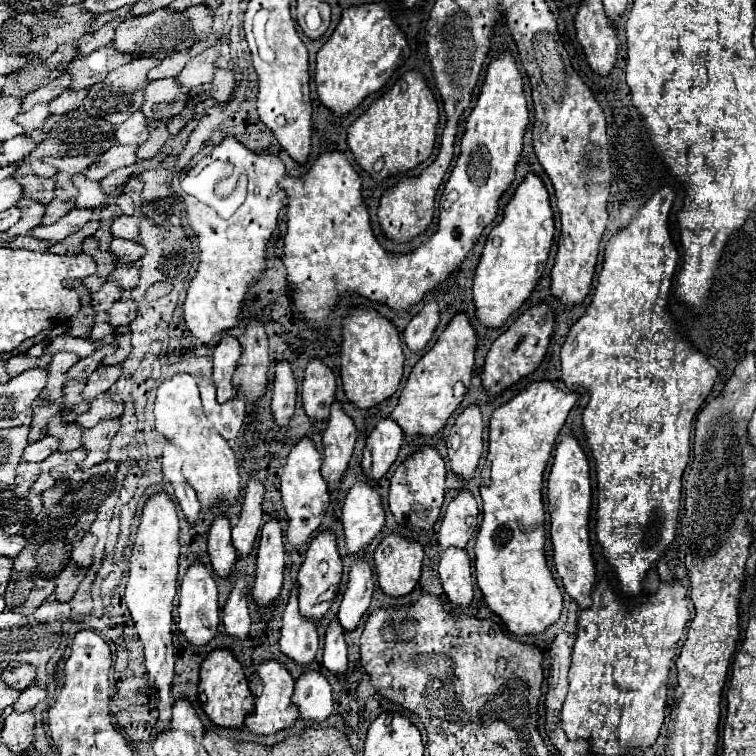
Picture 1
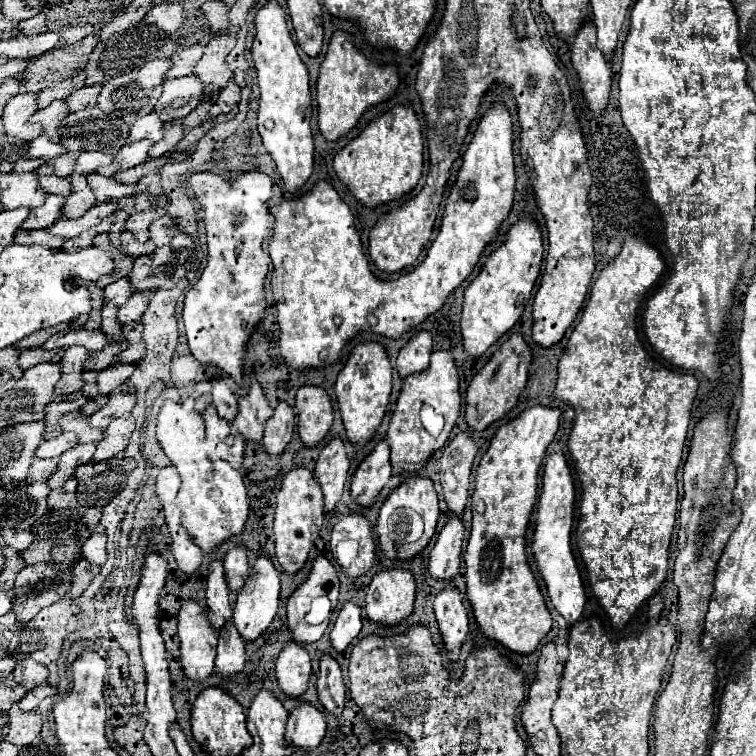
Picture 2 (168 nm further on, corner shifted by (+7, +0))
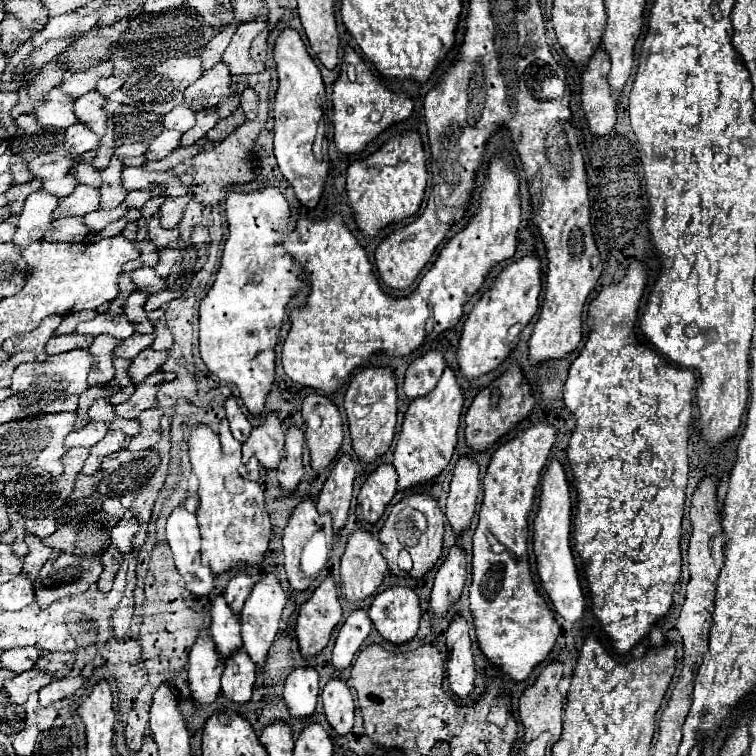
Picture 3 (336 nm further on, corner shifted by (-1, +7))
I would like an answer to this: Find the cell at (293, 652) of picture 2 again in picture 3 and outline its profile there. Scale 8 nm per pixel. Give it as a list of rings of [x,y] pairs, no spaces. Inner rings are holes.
[[[310,667],[294,669],[284,685],[284,703],[294,719],[312,717],[318,697],[318,673]]]

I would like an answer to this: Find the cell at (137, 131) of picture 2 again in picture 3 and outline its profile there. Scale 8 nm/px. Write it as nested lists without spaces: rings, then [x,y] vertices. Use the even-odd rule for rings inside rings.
[[[186,103],[178,105],[176,109],[172,109],[170,113],[166,113],[162,117],[166,129],[180,129],[180,131],[188,131],[190,127],[194,127],[196,123],[196,113],[192,107],[188,107]]]

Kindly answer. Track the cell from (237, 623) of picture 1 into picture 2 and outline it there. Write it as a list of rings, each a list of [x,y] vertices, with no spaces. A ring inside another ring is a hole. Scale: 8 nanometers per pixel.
[[[226,622],[218,632],[218,654],[216,672],[222,676],[232,676],[244,668],[244,640],[238,634],[234,622]]]

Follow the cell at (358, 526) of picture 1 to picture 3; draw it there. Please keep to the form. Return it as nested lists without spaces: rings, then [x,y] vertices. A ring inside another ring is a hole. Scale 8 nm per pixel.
[[[356,529],[340,561],[340,597],[350,603],[364,601],[382,585],[386,559],[380,555],[380,541],[368,531]]]

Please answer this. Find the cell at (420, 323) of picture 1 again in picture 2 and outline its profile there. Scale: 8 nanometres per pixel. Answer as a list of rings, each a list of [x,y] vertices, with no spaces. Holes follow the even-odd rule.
[[[426,330],[416,332],[398,354],[400,376],[406,378],[412,372],[420,372],[420,370],[428,368],[430,352],[432,352],[432,334]]]

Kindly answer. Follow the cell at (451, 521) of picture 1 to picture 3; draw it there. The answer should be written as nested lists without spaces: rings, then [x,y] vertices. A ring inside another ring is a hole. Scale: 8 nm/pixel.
[[[452,547],[446,561],[436,573],[432,597],[430,597],[430,607],[438,619],[442,619],[450,607],[460,599],[464,581],[466,581],[466,559],[464,551],[460,547]]]

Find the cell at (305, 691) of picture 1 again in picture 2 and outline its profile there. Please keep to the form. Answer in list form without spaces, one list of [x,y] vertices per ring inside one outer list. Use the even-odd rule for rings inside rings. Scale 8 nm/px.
[[[300,702],[286,722],[286,740],[300,748],[316,748],[326,732],[324,712],[310,702]]]

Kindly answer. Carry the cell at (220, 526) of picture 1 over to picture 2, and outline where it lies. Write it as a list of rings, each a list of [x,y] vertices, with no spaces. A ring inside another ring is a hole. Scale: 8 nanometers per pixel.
[[[212,560],[206,576],[206,602],[212,610],[212,622],[216,622],[216,628],[224,626],[226,620],[232,618],[232,606],[230,606],[230,590],[224,576],[222,560]]]

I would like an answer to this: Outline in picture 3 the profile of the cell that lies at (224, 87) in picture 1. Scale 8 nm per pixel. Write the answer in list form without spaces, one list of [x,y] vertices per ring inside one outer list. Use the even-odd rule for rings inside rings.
[[[252,87],[244,89],[242,101],[240,101],[240,109],[246,113],[248,119],[256,119],[256,113],[258,113],[258,95],[254,93]]]

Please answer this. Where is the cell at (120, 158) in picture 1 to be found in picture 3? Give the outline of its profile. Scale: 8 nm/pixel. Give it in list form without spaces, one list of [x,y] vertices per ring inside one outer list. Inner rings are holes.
[[[162,131],[158,137],[152,139],[148,153],[144,155],[146,161],[160,161],[166,155],[170,155],[174,149],[180,147],[182,131]]]

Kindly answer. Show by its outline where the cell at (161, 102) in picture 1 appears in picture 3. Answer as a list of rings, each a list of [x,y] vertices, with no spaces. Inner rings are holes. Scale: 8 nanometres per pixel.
[[[218,63],[214,69],[206,71],[202,79],[192,83],[184,95],[184,103],[194,107],[194,111],[210,109],[230,95],[230,71],[226,63]]]

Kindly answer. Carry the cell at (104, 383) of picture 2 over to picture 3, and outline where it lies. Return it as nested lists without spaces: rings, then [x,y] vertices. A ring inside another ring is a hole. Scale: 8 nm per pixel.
[[[144,349],[140,355],[134,357],[132,367],[130,367],[130,375],[134,383],[142,383],[148,375],[156,373],[168,359],[168,351],[154,351],[154,349]]]

